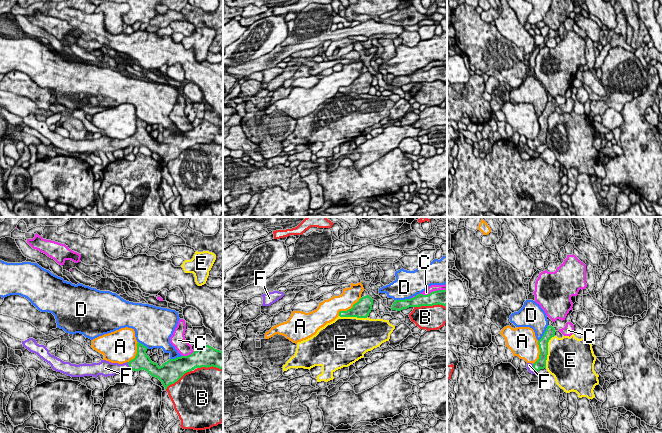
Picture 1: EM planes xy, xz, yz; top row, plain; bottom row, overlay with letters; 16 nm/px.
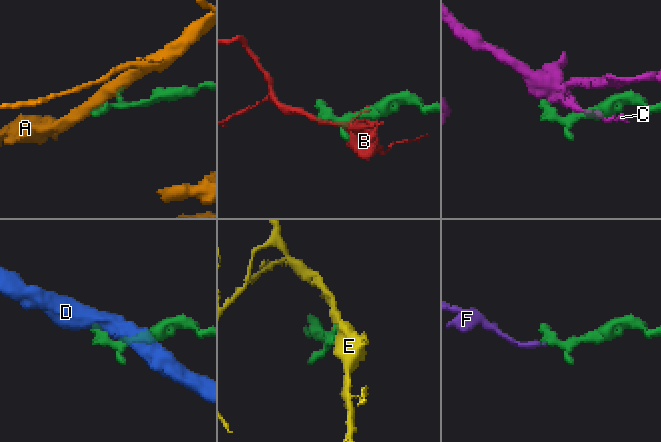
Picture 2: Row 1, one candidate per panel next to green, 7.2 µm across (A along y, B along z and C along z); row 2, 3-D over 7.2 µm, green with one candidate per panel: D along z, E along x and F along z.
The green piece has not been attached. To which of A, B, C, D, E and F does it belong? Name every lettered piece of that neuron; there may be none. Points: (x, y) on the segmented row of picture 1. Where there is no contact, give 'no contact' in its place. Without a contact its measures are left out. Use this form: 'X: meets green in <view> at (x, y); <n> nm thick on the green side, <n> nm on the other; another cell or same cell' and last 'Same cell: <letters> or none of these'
A: meets green in xz at (349, 309); 280 nm thick on the green side, 280 nm on the other; another cell
B: meets green in xz at (429, 305); 260 nm thick on the green side, 380 nm on the other; another cell
C: meets green in xy at (188, 355); 320 nm thick on the green side, 220 nm on the other; another cell
D: meets green in yz at (544, 333); 160 nm thick on the green side, 320 nm on the other; another cell
E: meets green in yz at (547, 351); 160 nm thick on the green side, 480 nm on the other; another cell
F: meets green in yz at (533, 368); 160 nm thick on the green side, 100 nm on the other; same cell
Same cell: F

